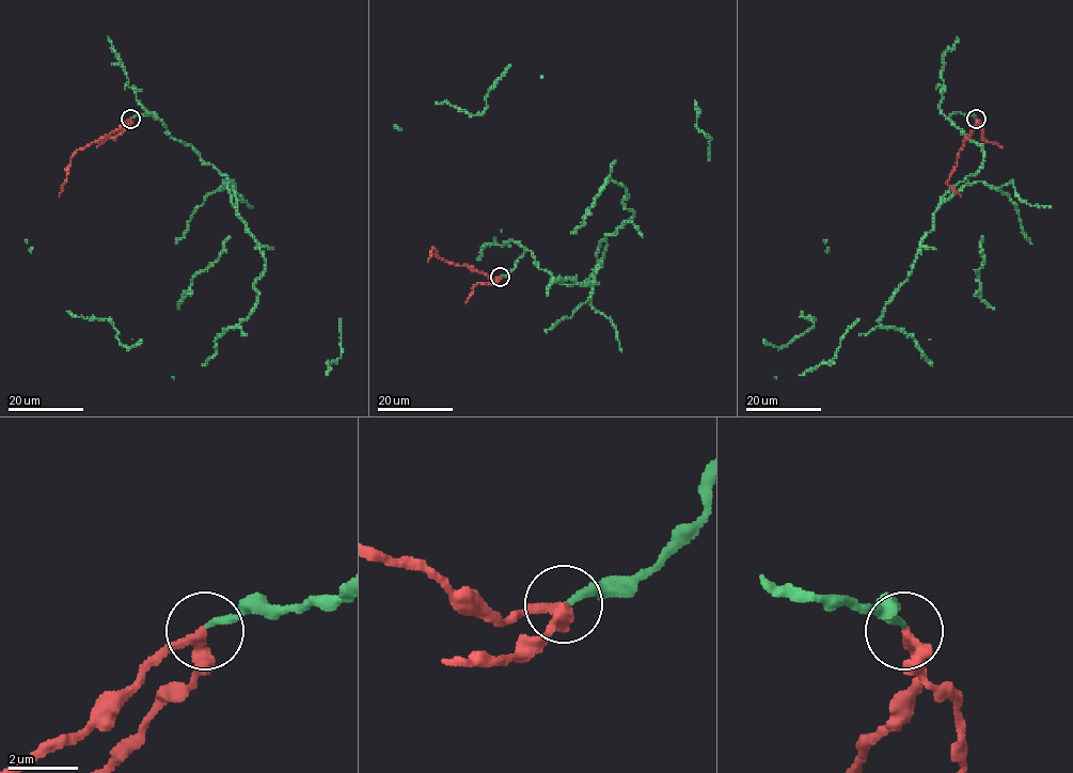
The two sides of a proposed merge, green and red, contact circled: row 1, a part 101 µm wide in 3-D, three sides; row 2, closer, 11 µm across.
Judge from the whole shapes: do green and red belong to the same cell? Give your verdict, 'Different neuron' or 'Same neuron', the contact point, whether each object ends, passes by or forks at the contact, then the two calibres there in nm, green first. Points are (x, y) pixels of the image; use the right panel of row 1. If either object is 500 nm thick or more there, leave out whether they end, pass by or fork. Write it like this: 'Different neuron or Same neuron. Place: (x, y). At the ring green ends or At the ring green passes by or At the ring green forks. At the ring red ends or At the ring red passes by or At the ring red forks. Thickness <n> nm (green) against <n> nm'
Same neuron. Place: (976, 119). At the ring green ends. At the ring red passes by. Thickness 200 nm (green) against 240 nm

